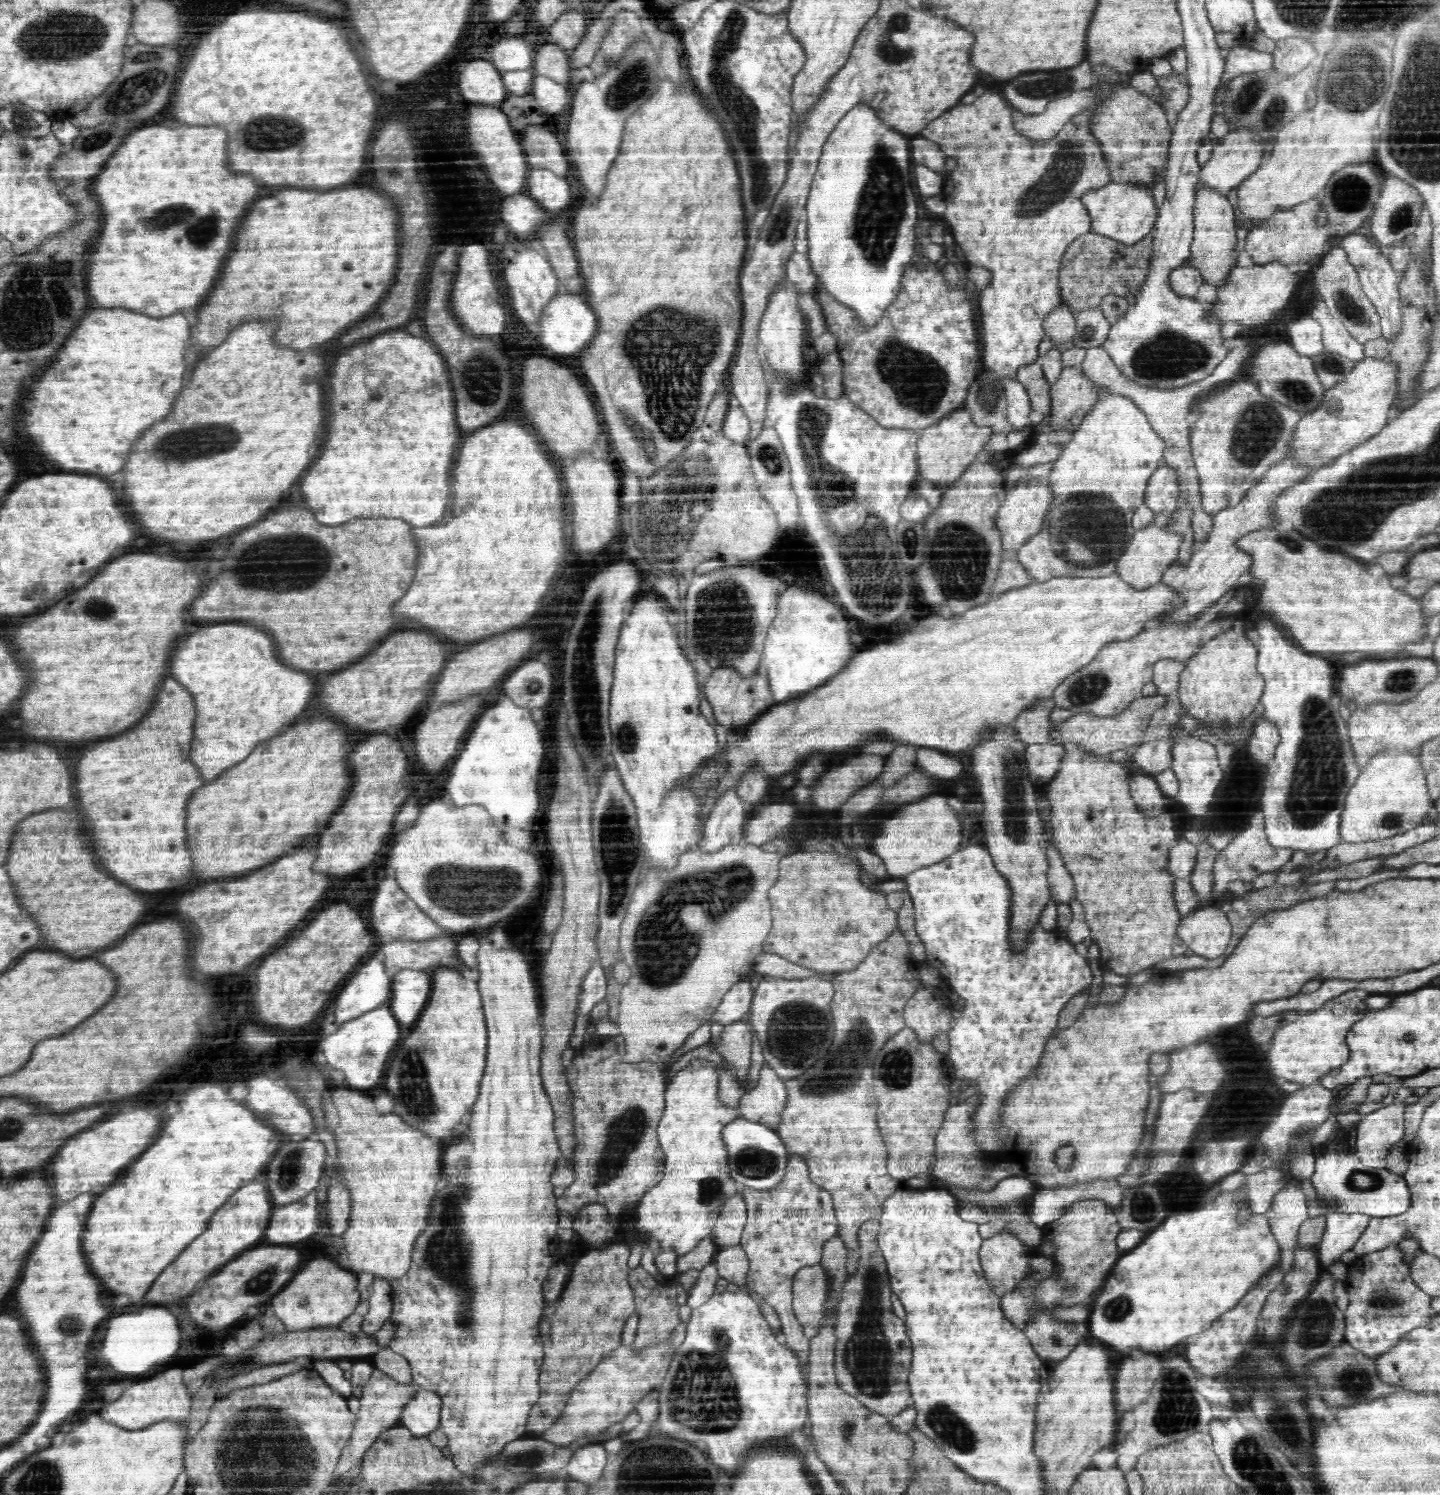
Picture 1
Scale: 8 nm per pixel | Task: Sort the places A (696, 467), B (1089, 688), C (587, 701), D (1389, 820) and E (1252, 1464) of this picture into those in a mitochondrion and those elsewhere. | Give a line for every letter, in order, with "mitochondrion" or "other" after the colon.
A: mitochondrion
B: mitochondrion
C: mitochondrion
D: mitochondrion
E: mitochondrion

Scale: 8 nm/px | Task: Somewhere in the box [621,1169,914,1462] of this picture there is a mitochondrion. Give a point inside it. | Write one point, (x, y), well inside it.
(702, 1373)

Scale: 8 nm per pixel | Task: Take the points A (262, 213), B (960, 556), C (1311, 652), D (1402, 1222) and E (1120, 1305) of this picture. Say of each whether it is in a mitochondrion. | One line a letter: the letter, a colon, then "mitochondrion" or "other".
A: other
B: mitochondrion
C: other
D: other
E: mitochondrion

